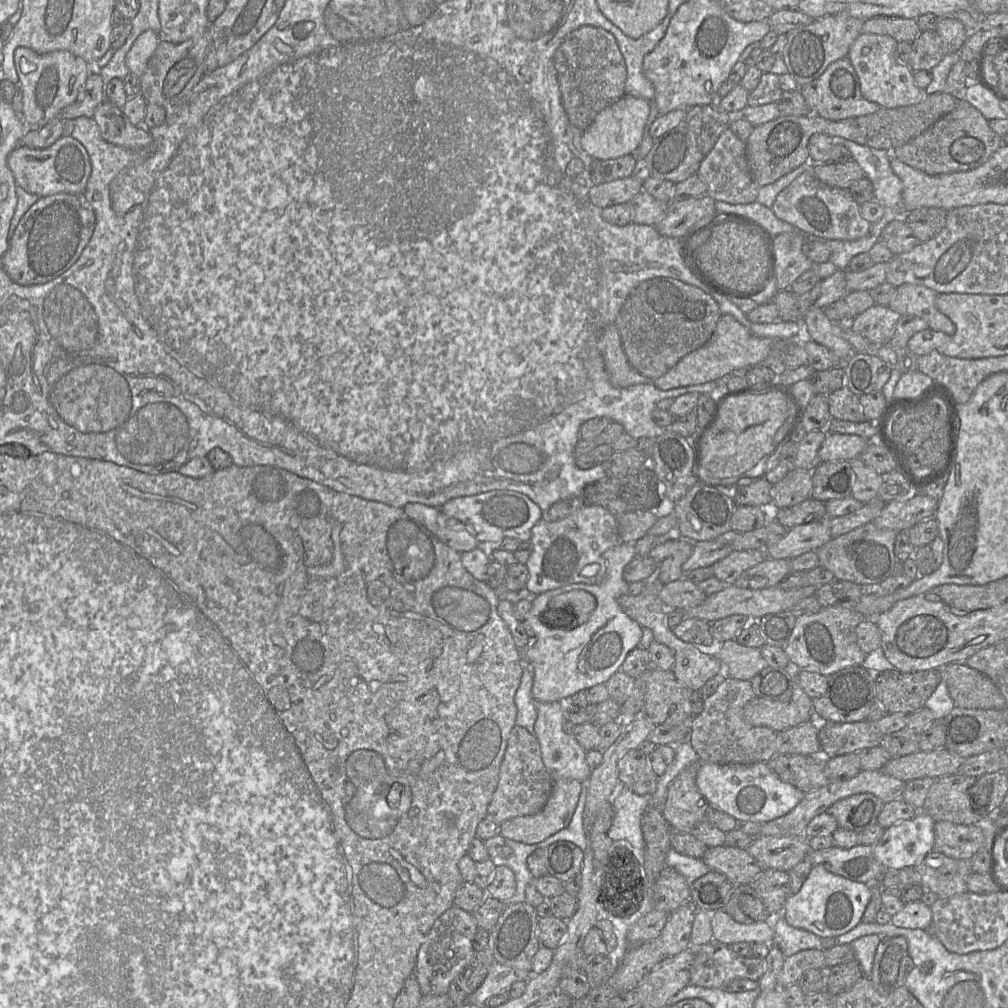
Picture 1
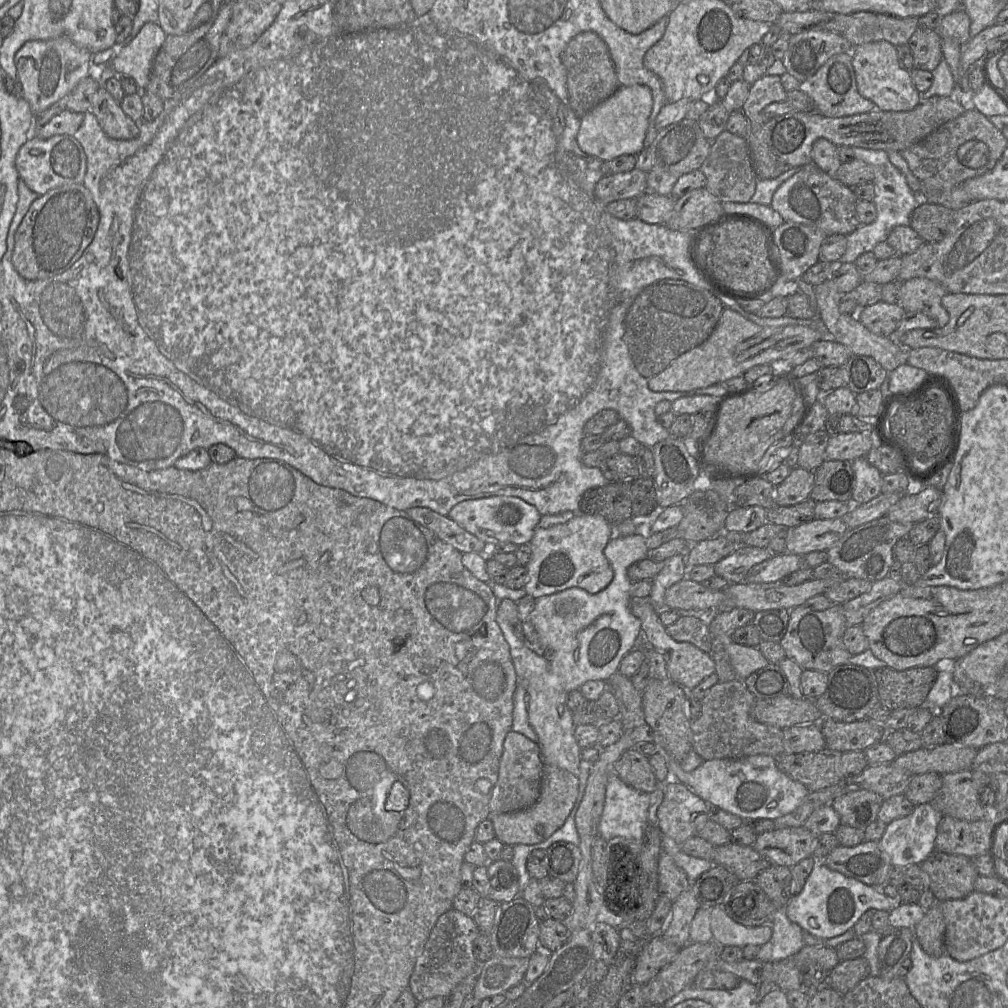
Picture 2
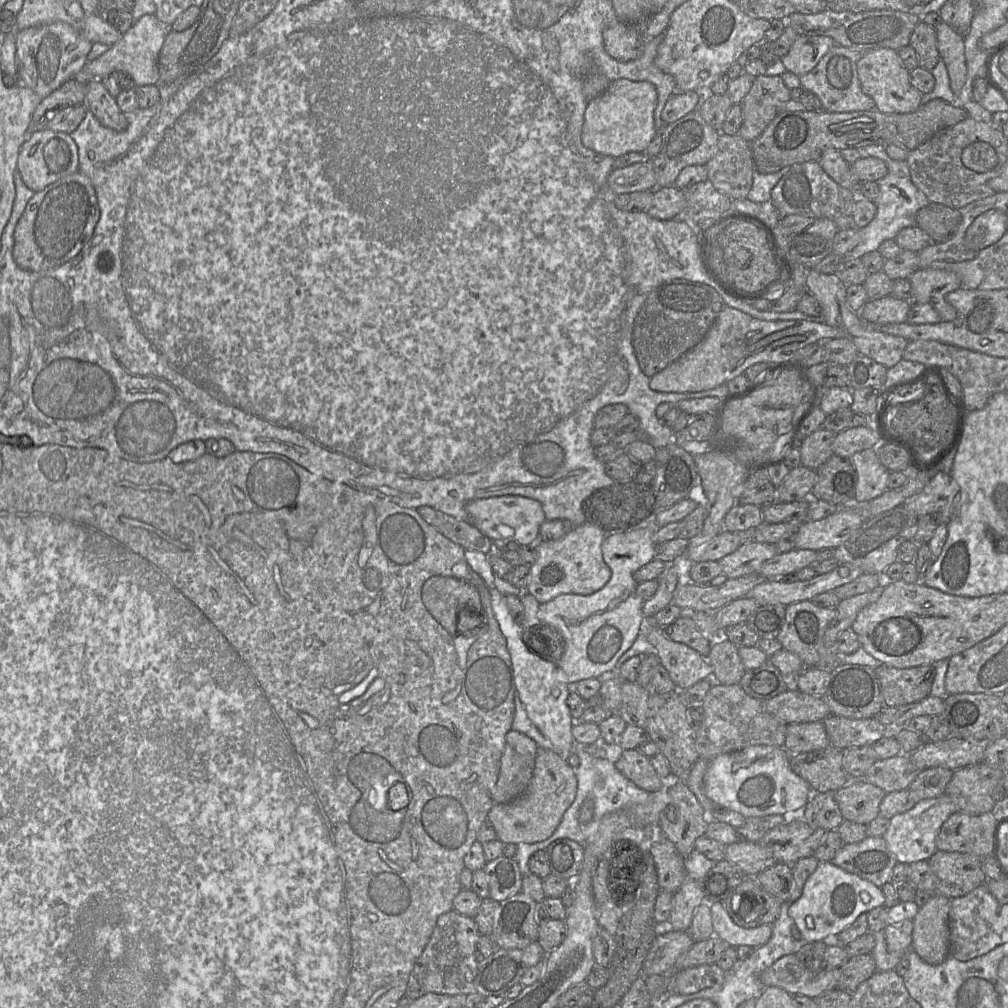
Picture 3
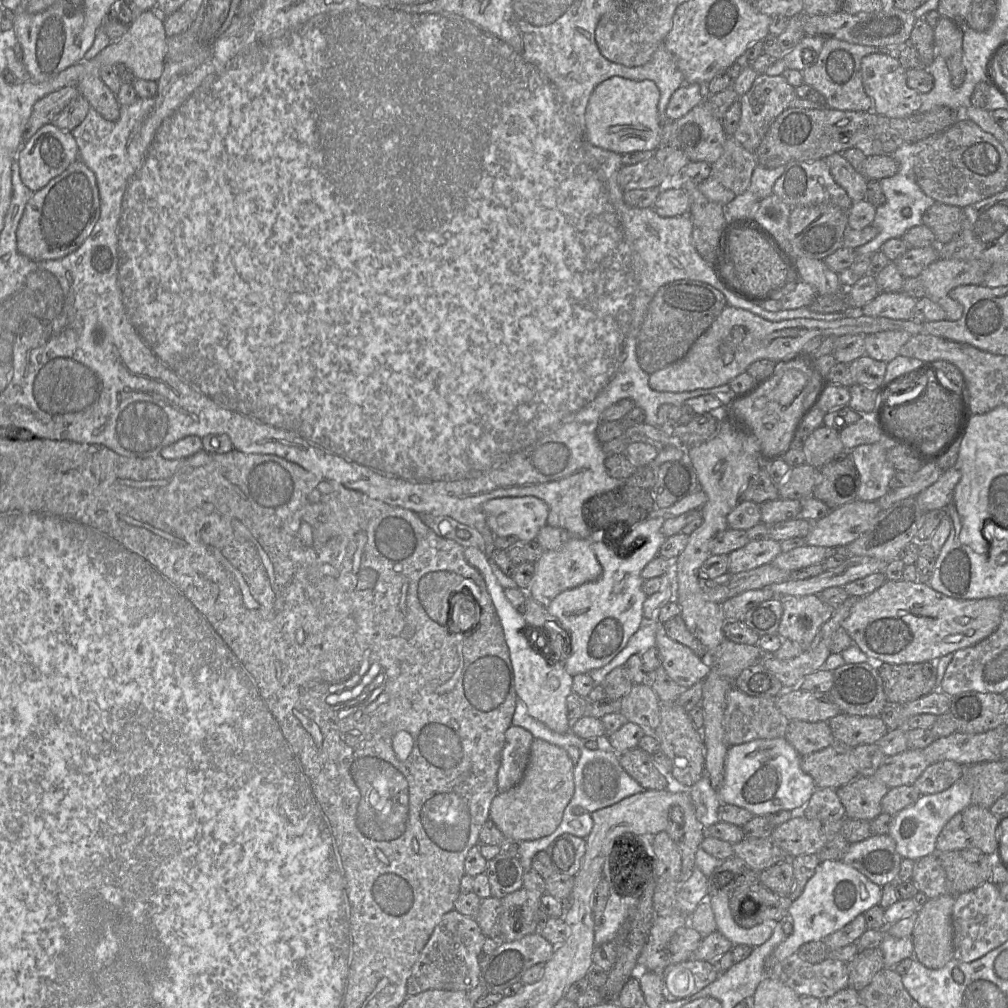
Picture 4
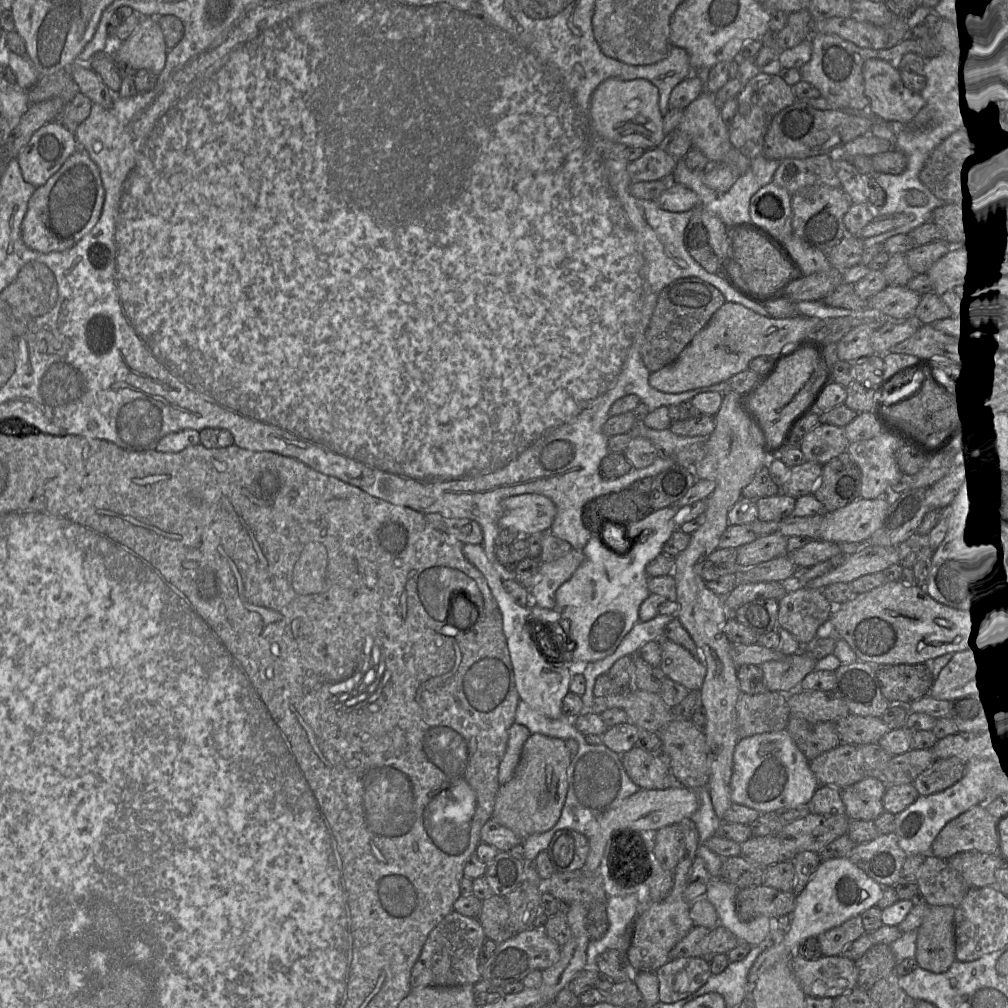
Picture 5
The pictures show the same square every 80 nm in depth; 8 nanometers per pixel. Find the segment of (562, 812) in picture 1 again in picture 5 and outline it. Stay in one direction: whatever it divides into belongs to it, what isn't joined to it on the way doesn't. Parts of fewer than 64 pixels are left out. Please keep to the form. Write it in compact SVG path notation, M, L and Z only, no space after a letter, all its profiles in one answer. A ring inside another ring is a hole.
M531 734L523 745L514 775L499 787L492 819L520 838L553 828L559 820L568 792L568 768L571 760L565 740Z

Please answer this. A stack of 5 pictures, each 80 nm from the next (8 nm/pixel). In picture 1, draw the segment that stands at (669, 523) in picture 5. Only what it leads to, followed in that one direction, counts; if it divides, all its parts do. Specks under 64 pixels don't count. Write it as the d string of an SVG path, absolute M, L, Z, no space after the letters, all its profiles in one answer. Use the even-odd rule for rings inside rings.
M620 542L605 554L606 577L599 584L573 583L533 596L532 607L526 615L526 621L534 632L531 644L525 650L520 650L526 665L531 668L533 685L531 694L536 702L564 702L573 694L581 690L588 690L598 684L605 684L607 680L620 670L627 654L638 647L642 636L642 627L631 619L620 607L618 598L628 594L628 584L623 578L625 566L636 557L634 543ZM571 590L584 590L596 599L596 608L589 619L571 630L550 629L545 624L552 623L552 603L550 600L557 595Z

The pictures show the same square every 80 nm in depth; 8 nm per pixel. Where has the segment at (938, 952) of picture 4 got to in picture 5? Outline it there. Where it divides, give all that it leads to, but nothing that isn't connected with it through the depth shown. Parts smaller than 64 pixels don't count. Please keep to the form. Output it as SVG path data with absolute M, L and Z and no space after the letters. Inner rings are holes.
M929 906L917 929L917 966L933 973L946 972L956 960L955 907Z

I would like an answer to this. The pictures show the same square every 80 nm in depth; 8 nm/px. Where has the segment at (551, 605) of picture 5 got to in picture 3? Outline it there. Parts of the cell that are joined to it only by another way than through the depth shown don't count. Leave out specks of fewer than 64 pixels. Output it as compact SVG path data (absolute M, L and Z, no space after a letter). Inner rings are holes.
M584 523L557 540L542 540L538 555L530 566L526 592L542 604L560 594L589 595L604 587L611 578L611 569L602 555L602 543L606 534L599 527Z

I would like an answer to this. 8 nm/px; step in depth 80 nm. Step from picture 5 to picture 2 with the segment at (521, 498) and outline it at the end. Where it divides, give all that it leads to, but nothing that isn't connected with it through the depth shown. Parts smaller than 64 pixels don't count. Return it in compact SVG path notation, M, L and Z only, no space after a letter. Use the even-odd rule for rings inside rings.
M501 495L459 502L450 510L448 517L485 543L522 545L531 541L542 515L534 505L519 497Z

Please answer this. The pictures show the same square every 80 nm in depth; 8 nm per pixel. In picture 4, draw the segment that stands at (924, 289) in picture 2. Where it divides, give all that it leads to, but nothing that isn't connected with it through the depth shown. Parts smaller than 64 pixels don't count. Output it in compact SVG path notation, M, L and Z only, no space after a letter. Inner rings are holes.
M938 259L928 265L919 276L925 287L925 296L940 305L946 313L946 319L956 321L963 314L963 306L949 296L949 292L957 286L982 284L989 264L982 260Z

